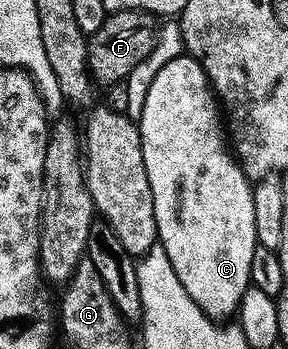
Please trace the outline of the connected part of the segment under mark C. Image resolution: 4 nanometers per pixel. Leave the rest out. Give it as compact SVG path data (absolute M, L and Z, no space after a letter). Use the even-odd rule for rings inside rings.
M187 53L179 55L177 59L170 61L170 65L166 65L166 69L162 69L162 73L158 73L158 77L154 77L150 85L150 93L146 93L144 111L138 117L138 126L142 137L142 149L146 157L146 173L150 177L150 189L154 189L154 213L160 230L159 246L162 251L164 247L163 254L170 261L170 265L174 265L174 273L178 273L178 281L182 281L186 293L190 293L190 297L204 310L204 314L217 321L231 320L228 318L231 315L233 318L239 312L242 297L246 297L248 288L252 286L252 266L254 265L254 253L258 246L254 221L254 187L244 170L241 169L235 154L230 150L230 143L226 138L226 127L222 122L221 104L213 92L212 83L208 80L203 65L198 60Z

